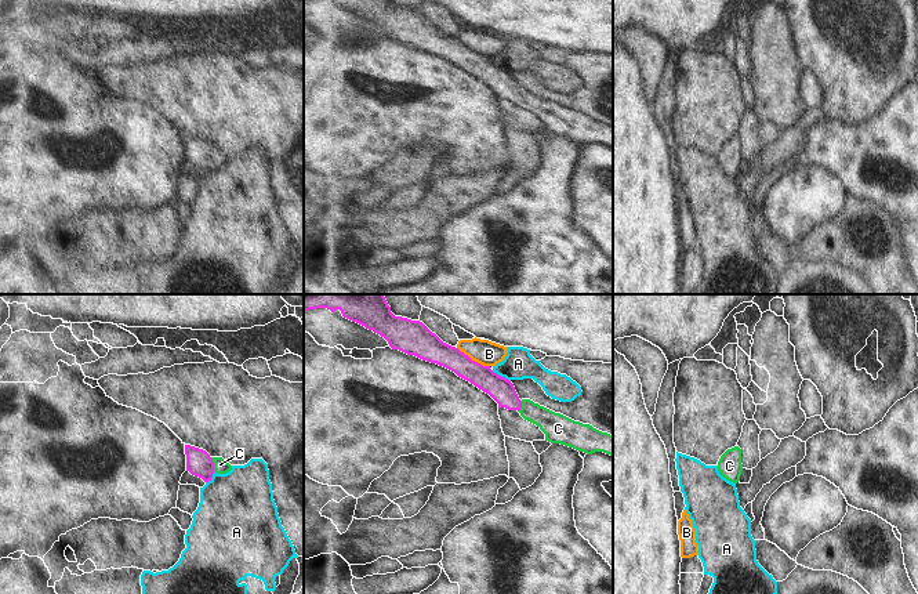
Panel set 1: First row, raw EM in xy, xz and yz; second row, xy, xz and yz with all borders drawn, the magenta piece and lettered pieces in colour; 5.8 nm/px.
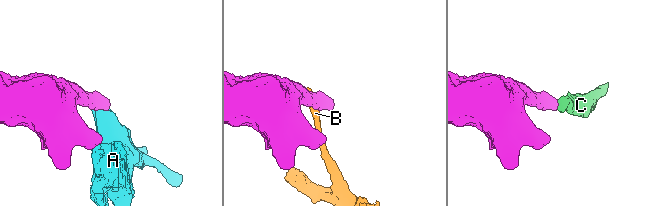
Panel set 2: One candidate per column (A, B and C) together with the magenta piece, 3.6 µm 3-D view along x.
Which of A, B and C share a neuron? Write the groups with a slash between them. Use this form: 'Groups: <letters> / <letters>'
Groups: A / B / C

